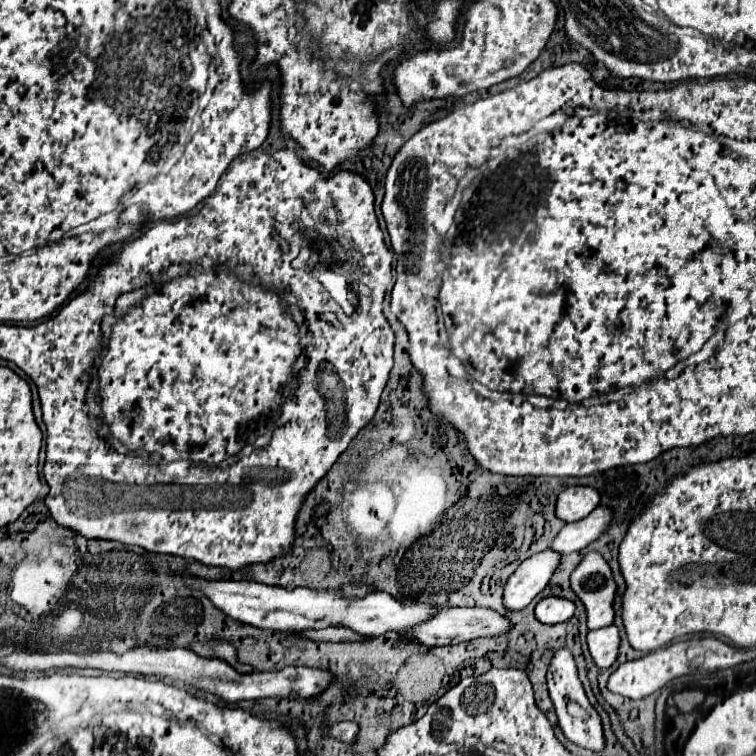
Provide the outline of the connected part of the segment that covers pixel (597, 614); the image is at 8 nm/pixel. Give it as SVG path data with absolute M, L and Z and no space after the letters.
M587 552L571 574L571 588L587 608L587 626L597 630L613 624L617 584L613 572L599 552Z

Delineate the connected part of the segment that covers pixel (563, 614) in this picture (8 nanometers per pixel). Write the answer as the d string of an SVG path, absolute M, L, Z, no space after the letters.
M547 596L535 606L535 616L543 624L567 622L573 616L573 612L575 612L575 604L567 598L559 598L559 596Z

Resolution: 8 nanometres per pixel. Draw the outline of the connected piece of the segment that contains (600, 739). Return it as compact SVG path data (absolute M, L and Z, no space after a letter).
M561 648L559 652L555 652L549 672L547 672L547 684L549 684L549 696L553 700L557 718L559 718L559 726L565 734L567 740L575 742L577 746L589 748L593 752L601 752L605 748L605 734L603 734L603 724L601 718L597 714L597 710L589 704L587 694L583 690L583 684L577 676L577 666L575 666L575 658L567 648Z

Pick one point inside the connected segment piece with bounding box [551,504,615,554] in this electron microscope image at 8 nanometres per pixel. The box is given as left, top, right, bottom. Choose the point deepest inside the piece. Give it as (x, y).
(578, 535)

